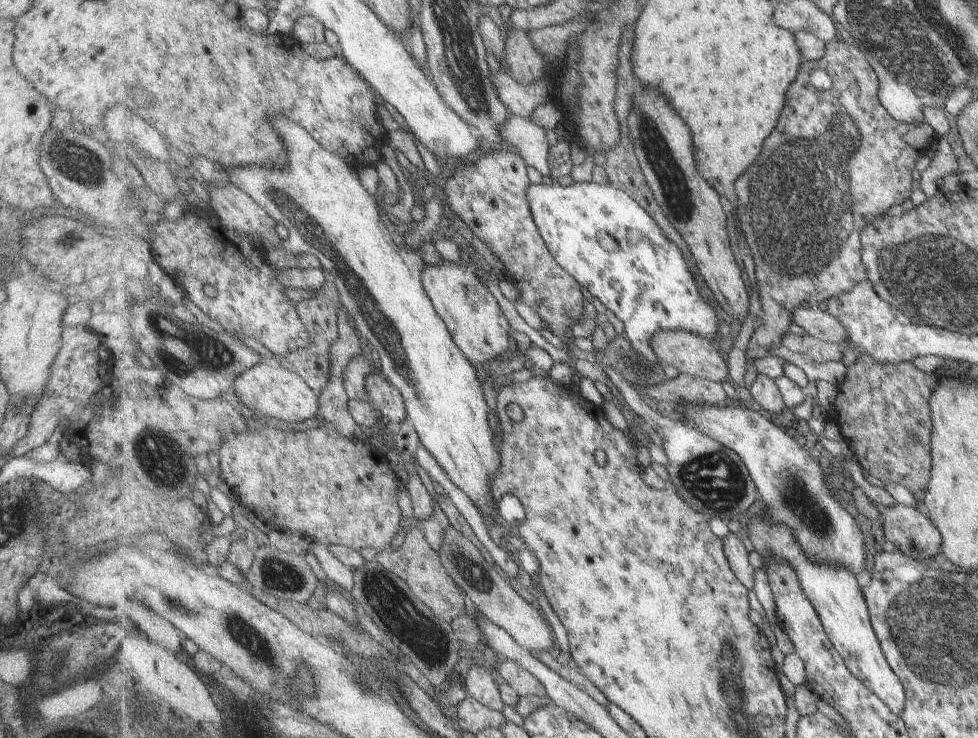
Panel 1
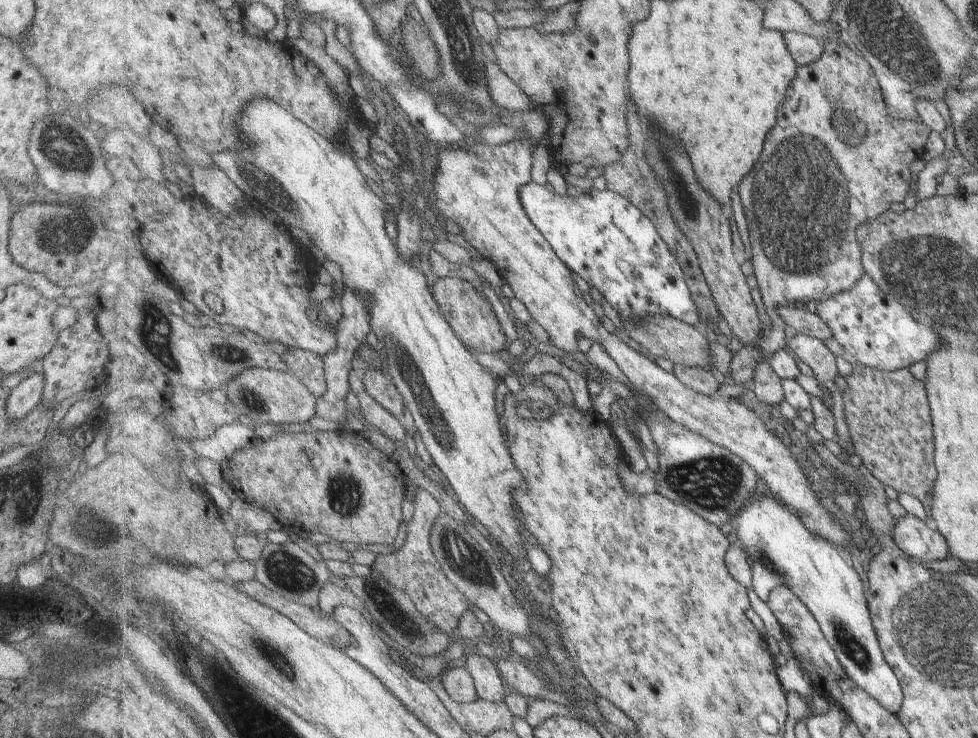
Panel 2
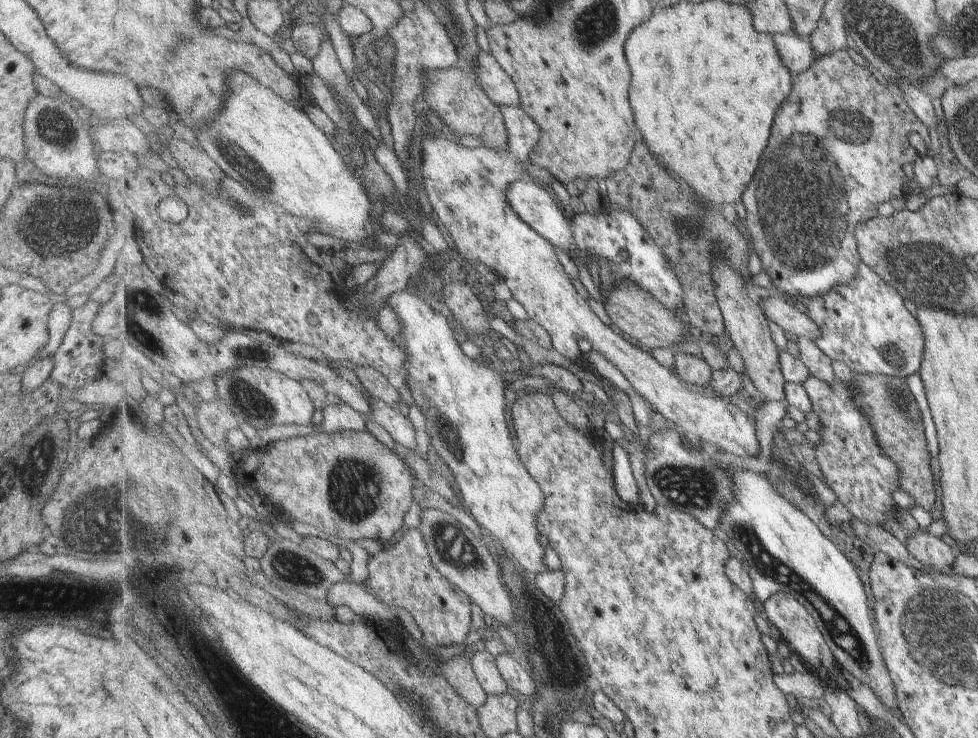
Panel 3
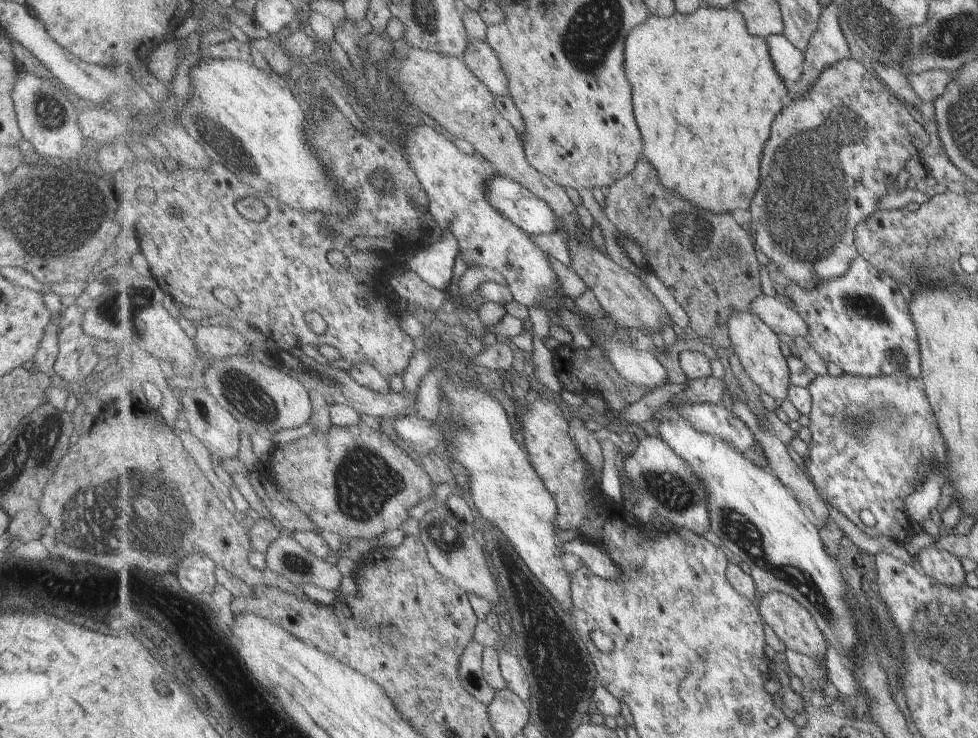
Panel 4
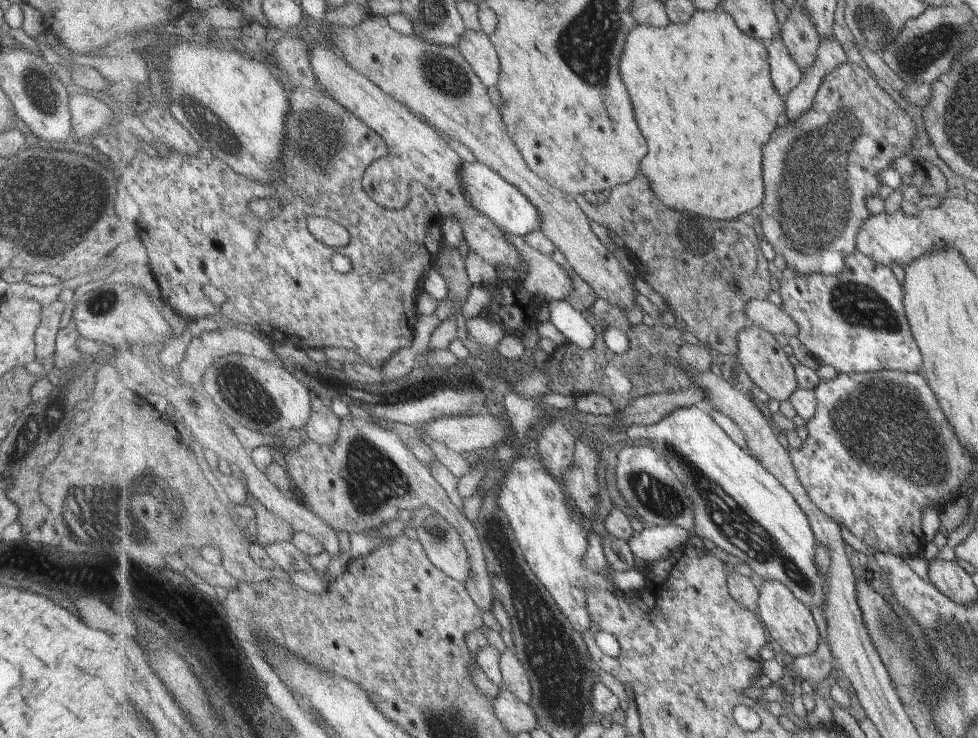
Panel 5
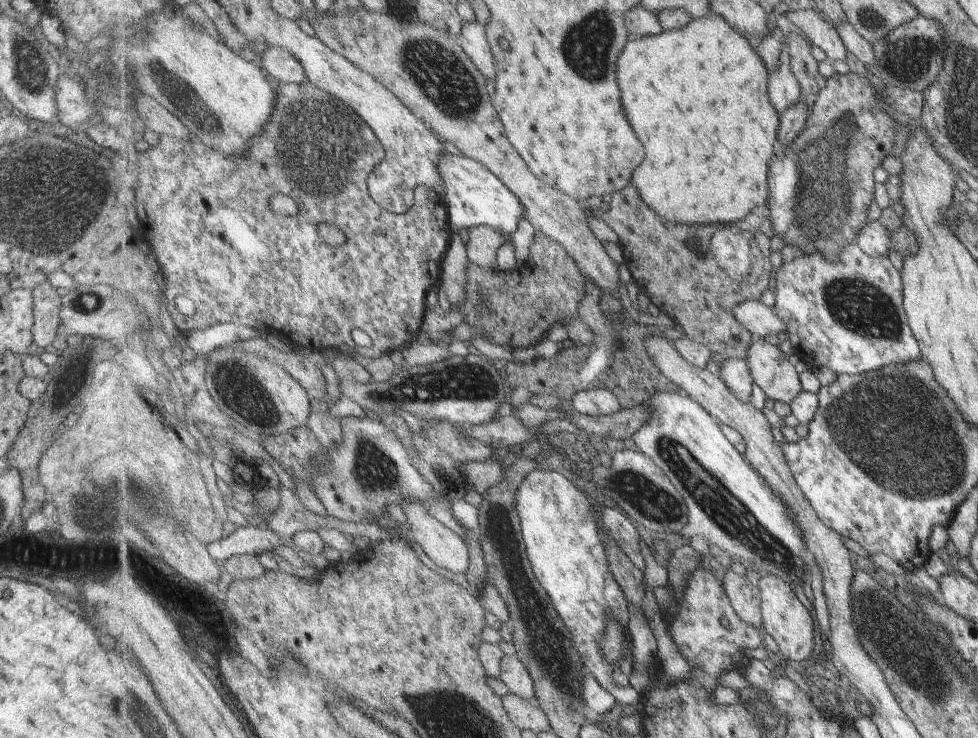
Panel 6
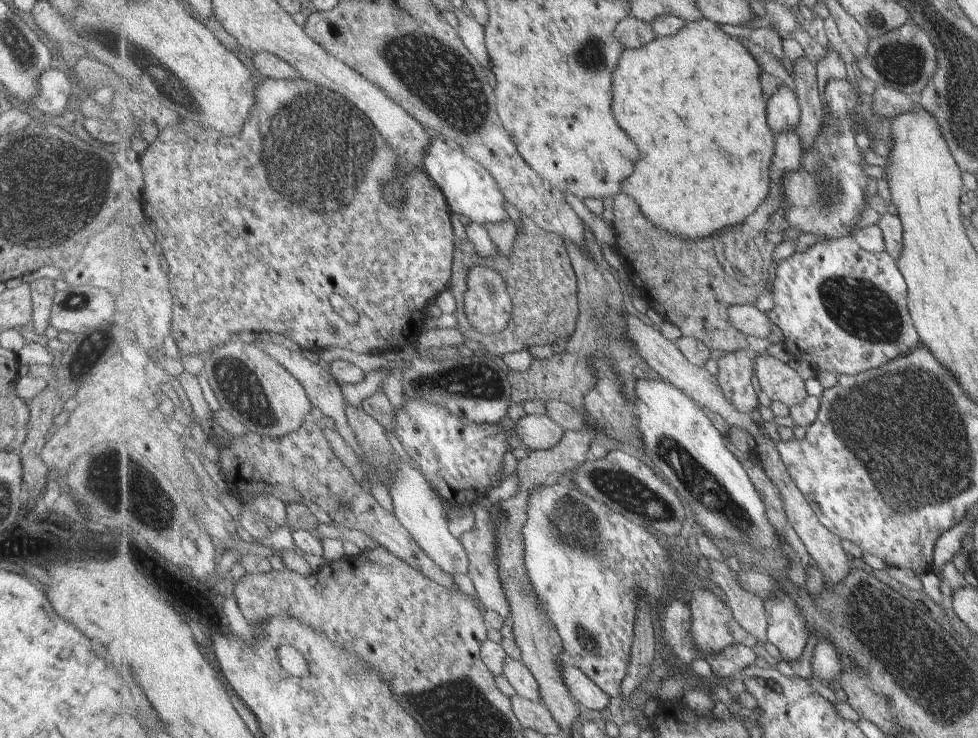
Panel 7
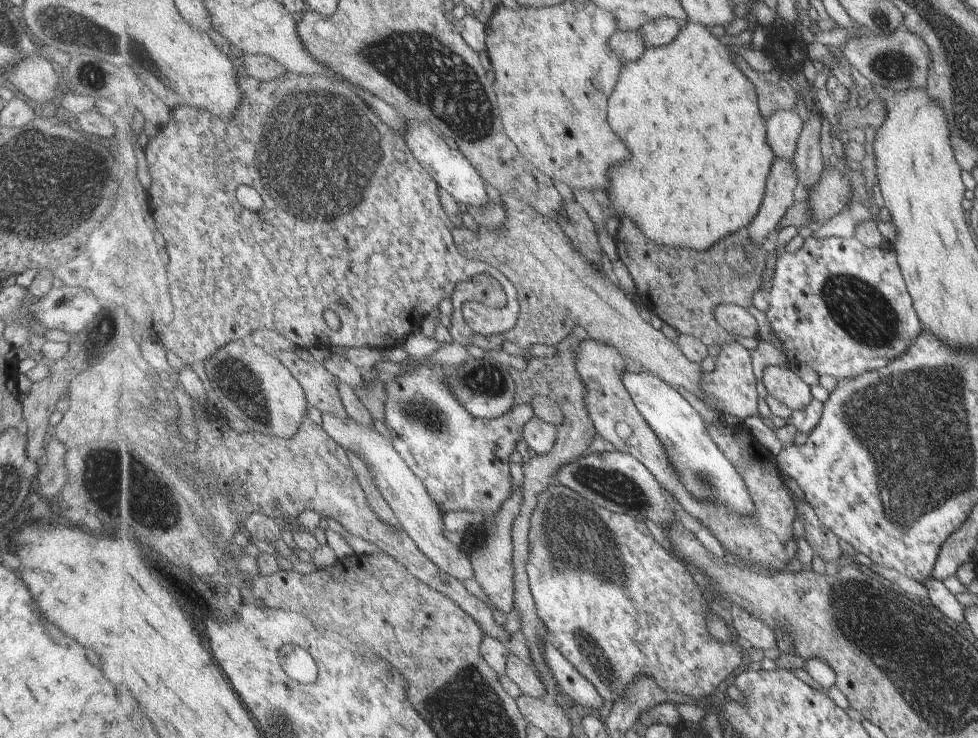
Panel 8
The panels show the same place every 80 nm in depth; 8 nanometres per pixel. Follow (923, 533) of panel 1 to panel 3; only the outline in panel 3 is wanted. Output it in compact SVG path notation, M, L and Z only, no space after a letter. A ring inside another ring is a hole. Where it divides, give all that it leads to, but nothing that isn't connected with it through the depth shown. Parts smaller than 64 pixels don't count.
M914 532L907 544L904 545L907 552L928 569L936 570L937 573L953 575L949 568L953 564L955 554L952 548L945 544L940 537Z

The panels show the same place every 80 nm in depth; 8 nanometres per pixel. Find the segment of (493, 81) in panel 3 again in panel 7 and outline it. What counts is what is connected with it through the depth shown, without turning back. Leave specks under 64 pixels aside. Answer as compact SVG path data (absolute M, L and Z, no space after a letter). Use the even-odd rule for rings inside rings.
M463 11L457 14L460 24L458 33L461 35L467 48L482 62L482 65L491 70L491 57L486 43L486 27L479 24L474 17L467 16Z

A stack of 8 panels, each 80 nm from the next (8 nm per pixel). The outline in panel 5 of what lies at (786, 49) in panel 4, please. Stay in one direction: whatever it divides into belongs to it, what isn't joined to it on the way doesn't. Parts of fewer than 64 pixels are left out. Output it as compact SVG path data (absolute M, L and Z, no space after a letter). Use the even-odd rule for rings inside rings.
M781 37L767 42L767 47L770 53L769 68L772 72L772 81L778 93L785 100L786 94L798 85L801 74L794 60L786 51Z

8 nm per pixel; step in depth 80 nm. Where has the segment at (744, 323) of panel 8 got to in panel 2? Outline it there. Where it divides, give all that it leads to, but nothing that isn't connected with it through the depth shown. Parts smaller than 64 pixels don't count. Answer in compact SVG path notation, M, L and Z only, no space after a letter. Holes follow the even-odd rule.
M797 301L794 305L782 306L776 313L787 326L791 326L794 333L801 333L808 337L824 341L830 337L830 330L815 314L805 311L805 305Z

